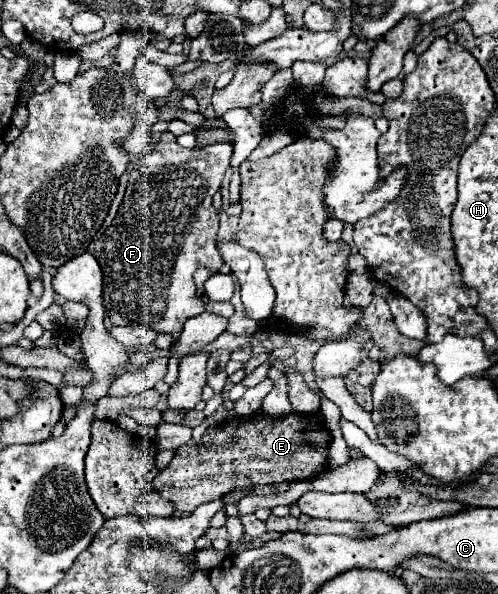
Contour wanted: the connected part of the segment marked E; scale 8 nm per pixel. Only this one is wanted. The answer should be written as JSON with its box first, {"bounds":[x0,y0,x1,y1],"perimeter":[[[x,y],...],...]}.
{"bounds":[153,412,329,514],"perimeter":[[[257,412],[217,426],[203,436],[201,442],[191,440],[183,444],[169,466],[157,474],[153,486],[157,486],[161,496],[173,500],[179,512],[191,514],[197,506],[217,500],[237,488],[319,476],[327,470],[329,442],[329,434],[315,416],[305,420],[305,416],[291,412],[281,418],[269,418]]]}

